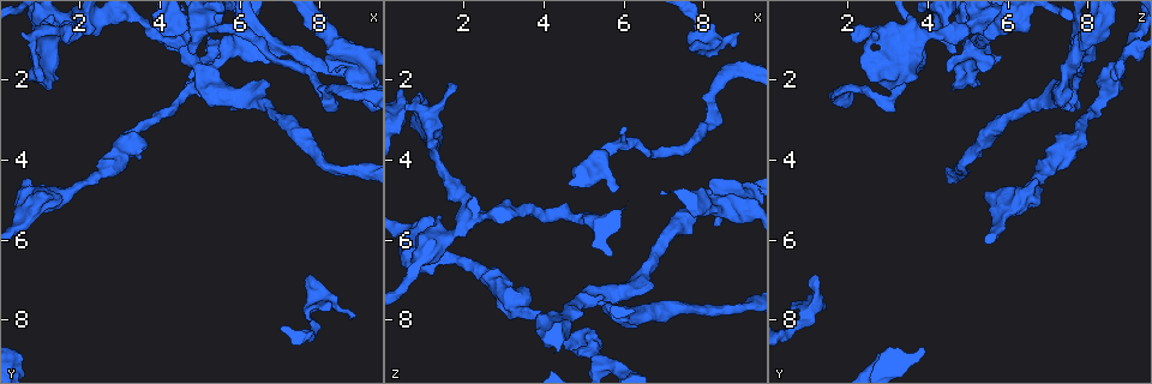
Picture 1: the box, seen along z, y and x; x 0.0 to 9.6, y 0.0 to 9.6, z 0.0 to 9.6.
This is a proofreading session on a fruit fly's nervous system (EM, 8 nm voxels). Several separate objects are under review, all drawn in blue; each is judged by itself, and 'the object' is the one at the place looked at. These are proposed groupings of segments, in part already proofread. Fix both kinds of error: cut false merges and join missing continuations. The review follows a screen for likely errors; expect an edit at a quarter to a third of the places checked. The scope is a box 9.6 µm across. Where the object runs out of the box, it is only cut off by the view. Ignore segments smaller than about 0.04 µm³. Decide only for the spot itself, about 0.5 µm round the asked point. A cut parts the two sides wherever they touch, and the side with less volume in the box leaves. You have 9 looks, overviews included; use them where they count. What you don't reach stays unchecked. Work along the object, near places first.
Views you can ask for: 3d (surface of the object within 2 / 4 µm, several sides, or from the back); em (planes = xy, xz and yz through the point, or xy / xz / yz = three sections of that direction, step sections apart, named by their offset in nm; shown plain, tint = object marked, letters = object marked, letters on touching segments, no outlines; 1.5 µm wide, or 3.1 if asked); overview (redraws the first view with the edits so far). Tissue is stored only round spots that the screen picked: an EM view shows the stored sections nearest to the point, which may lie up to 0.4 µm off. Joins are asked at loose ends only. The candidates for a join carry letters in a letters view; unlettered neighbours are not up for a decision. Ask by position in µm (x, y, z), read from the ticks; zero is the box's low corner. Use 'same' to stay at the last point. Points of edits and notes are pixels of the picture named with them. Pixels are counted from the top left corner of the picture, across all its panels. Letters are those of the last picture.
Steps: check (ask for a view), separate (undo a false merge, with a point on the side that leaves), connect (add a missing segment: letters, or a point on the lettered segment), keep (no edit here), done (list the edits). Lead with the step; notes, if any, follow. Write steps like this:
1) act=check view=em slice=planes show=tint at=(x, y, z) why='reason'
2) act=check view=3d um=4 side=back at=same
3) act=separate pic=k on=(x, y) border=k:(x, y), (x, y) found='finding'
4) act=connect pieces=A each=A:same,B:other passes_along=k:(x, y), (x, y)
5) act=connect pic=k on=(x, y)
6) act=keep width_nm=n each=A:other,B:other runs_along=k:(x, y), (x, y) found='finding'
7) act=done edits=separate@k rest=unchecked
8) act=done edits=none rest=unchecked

act=check view=em slice=xy step=8 show=letters at=(4.80, 1.35, 4.65) why='an open end'

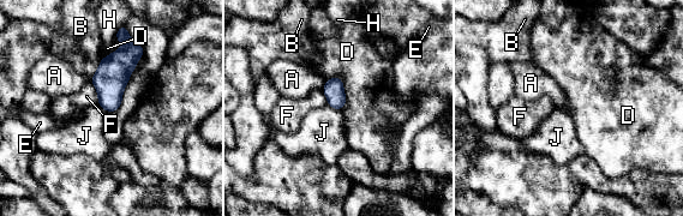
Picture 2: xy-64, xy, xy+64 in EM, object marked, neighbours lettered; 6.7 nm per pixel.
act=keep width_nm=130 longest_contact=D:240nm each=A:other,B:other,D:other,E:other,F:other,H:other,J:other found='no lettered segment goes on from it'

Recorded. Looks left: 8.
act=check view=em slice=planes show=letters at=(1.80, 0.90, 2.20) why='branch stops here'

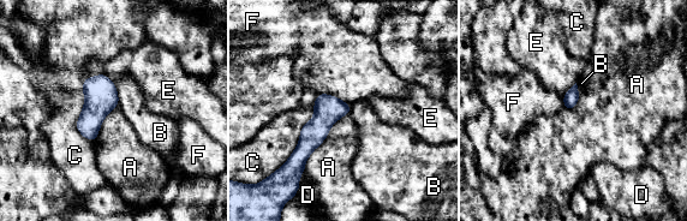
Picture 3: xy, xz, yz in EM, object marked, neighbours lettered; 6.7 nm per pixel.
act=keep each=A:other,B:other,C:other,D:other,E:other,F:other found='no lettered segment goes on from it'

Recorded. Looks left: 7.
act=check view=3d um=2 side=back at=(8.20, 2.55, 2.95) why='sharp bend'

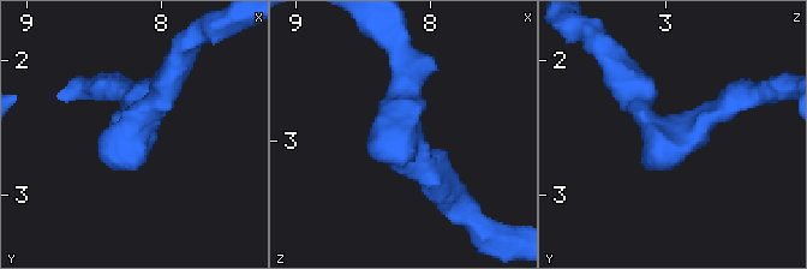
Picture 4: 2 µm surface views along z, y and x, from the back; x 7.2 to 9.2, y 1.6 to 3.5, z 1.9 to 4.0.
act=check view=em slice=yz step=8 show=tint at=(8.18, 2.56, 2.90) arm_widths_nm=200,200

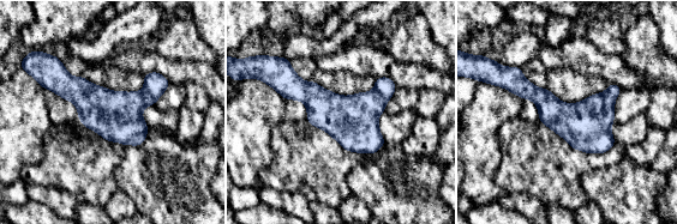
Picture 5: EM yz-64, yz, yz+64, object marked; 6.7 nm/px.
act=check view=em slice=xy step=8 show=letters at=same why='another direction'

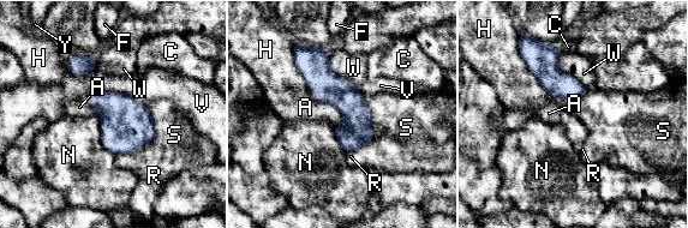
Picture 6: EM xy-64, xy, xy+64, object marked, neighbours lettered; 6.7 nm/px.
act=keep each=A:other,C:other,F:other,H:other,N:other,R:other,S:other,V:other,W:other,Y:other border=6:(99, 114), (100, 140), (114, 155) found='continuous, no second neuron'

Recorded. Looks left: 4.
act=check view=em slice=xy step=4 show=tint at=(2.00, 0.75, 4.90) why='thin neck'

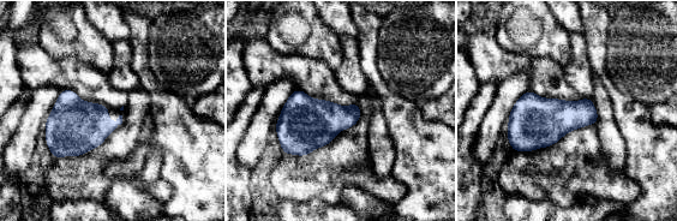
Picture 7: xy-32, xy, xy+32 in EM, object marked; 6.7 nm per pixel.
act=check view=em slice=yz step=4 show=letters at=same

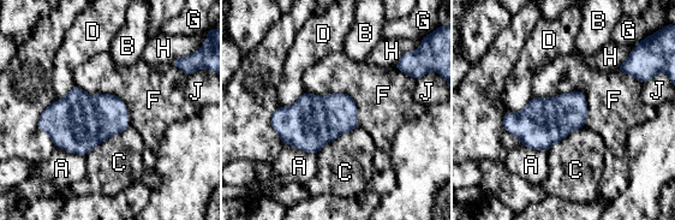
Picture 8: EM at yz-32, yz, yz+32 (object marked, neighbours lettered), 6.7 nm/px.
act=keep each=A:other,B:other,C:other,D:other,F:other,G:other,H:other,J:other border=8:(304, 91), (346, 93), (359, 126) found='continuous, no second neuron'

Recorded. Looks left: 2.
act=done edits=none rest=unchecked

